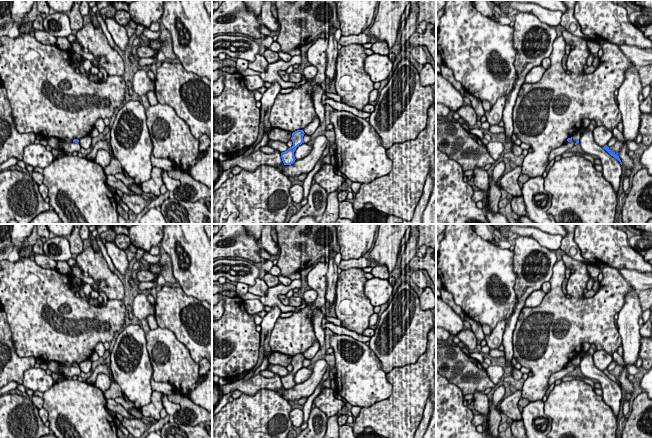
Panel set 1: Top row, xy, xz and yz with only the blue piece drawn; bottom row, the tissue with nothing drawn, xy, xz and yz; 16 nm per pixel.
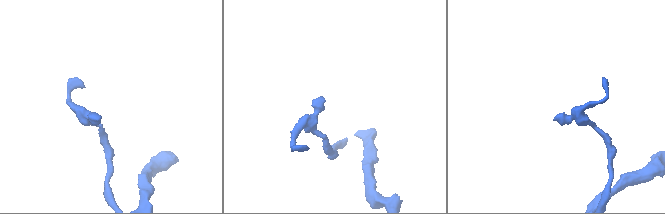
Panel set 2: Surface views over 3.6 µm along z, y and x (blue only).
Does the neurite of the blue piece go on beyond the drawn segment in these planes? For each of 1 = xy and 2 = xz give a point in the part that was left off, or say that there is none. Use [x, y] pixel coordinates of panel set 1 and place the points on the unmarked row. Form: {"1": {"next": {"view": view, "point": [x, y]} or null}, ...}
{"1": {"next": null}, "2": {"next": null}}

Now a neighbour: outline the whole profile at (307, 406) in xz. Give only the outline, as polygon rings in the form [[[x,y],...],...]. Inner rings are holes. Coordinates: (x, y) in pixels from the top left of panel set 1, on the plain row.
[[[323,379],[322,381],[319,383],[318,387],[315,389],[314,393],[311,394],[308,398],[307,401],[304,403],[303,405],[303,413],[304,413],[304,422],[307,422],[309,419],[309,415],[312,409],[312,404],[314,399],[321,393],[321,388],[323,386]]]

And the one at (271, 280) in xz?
[[[269,273],[264,276],[263,280],[269,288],[280,284],[278,276],[274,276]]]

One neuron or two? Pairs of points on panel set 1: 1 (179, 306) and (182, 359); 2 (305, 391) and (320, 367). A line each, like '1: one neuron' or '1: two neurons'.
1: two neurons
2: one neuron

